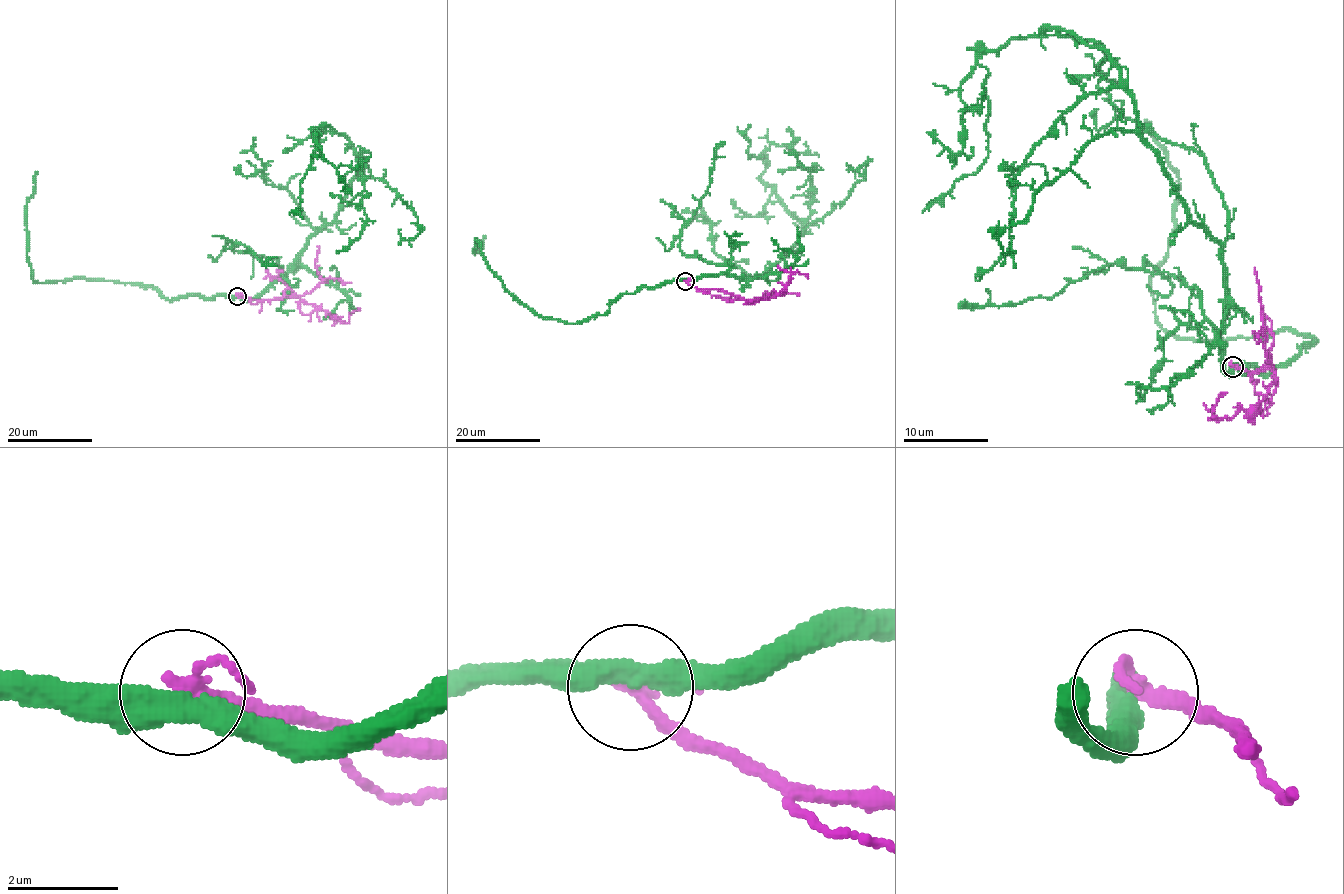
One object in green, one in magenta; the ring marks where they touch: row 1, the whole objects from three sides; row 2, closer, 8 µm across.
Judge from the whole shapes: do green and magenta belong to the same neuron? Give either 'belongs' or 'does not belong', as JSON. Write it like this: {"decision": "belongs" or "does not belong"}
{"decision": "does not belong"}

